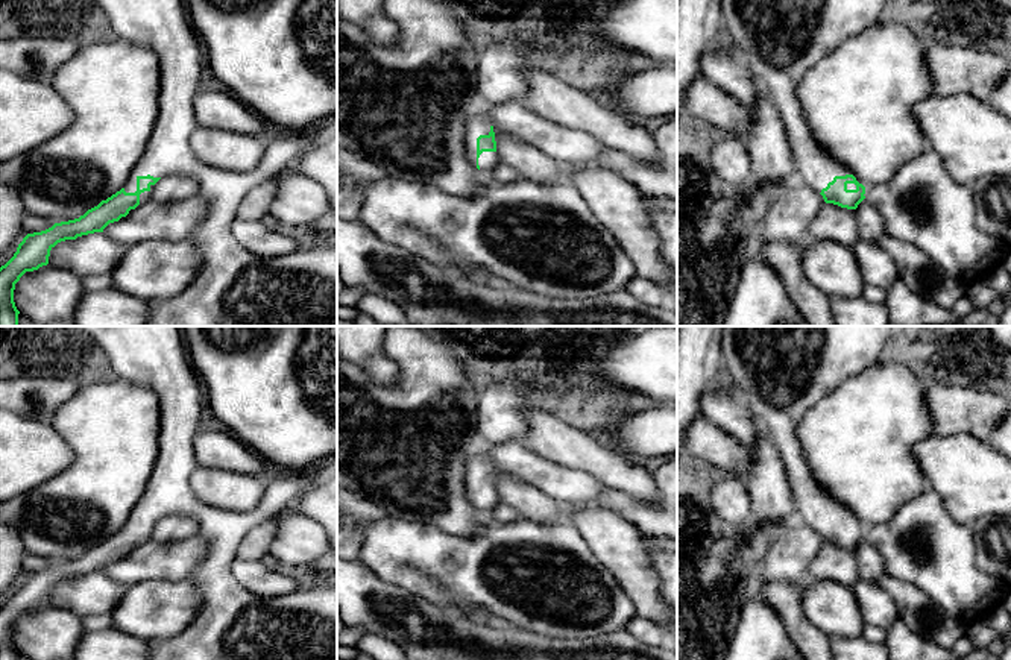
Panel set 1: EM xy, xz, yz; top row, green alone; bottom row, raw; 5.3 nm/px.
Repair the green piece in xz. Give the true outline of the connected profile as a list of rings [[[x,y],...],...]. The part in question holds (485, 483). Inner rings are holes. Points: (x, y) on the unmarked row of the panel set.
[[[507,440],[490,446],[487,457],[471,452],[466,460],[466,495],[481,511],[498,505],[496,481],[499,475],[515,476],[562,504],[595,501],[606,487],[594,475],[568,469],[533,452],[522,440]]]

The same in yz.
[[[723,326],[724,376],[741,393],[756,419],[768,431],[783,461],[795,517],[818,531],[826,543],[856,549],[865,526],[832,498],[811,475],[797,438],[797,425],[808,410],[832,393],[844,379],[876,363],[896,326]]]

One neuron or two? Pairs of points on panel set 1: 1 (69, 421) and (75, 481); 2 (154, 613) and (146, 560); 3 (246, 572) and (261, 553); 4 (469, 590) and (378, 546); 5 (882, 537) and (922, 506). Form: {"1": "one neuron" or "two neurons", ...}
{"1": "one neuron", "2": "two neurons", "3": "two neurons", "4": "one neuron", "5": "one neuron"}

